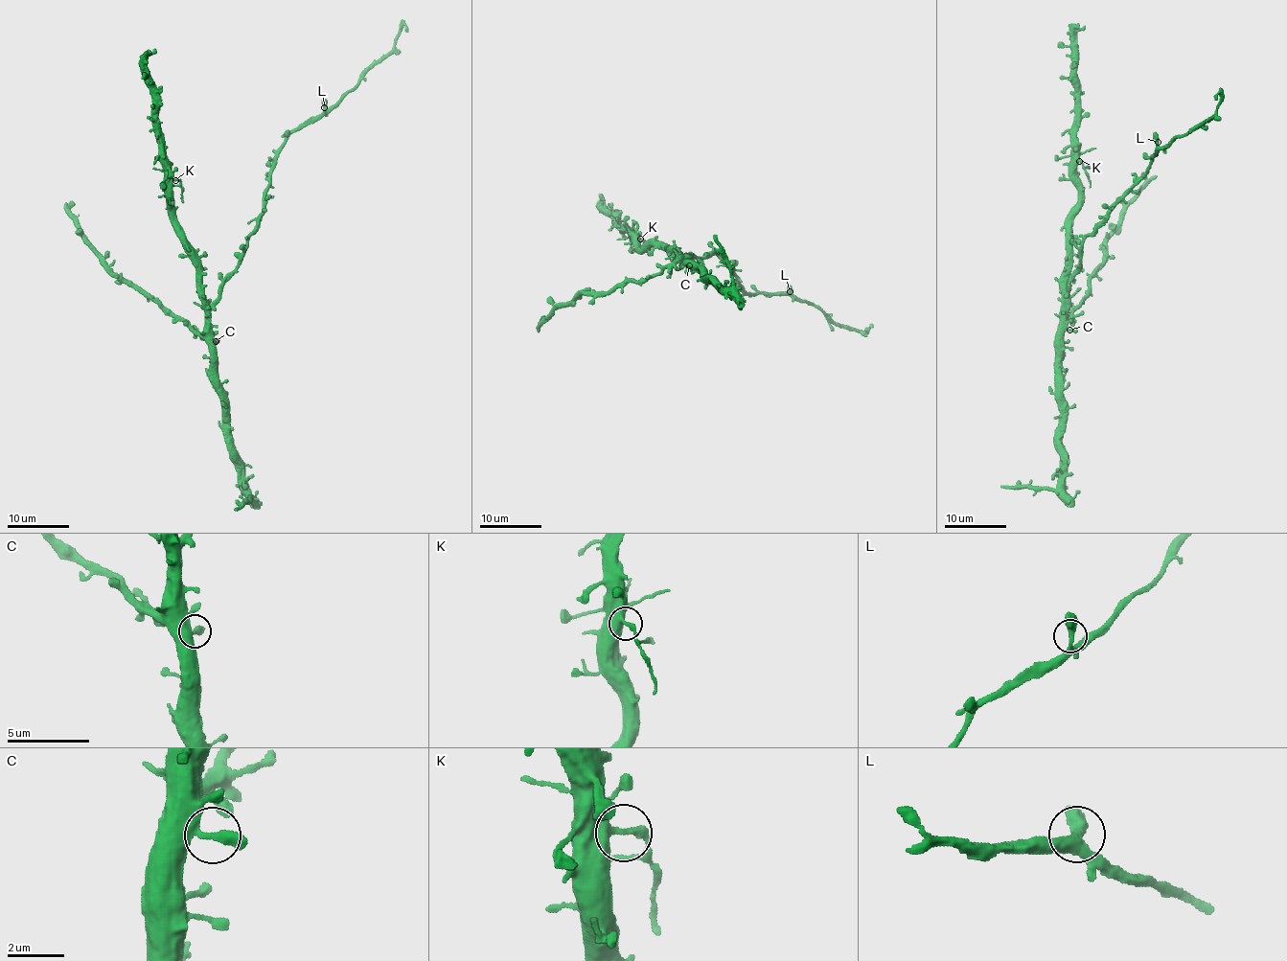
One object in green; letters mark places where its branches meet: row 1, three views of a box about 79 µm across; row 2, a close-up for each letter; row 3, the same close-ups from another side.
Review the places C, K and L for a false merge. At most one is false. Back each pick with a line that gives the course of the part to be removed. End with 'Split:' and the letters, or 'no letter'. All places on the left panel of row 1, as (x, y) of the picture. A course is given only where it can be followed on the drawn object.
K: Course of the part to remove: (174, 179), (182, 189), (183, 202)
Split: K

